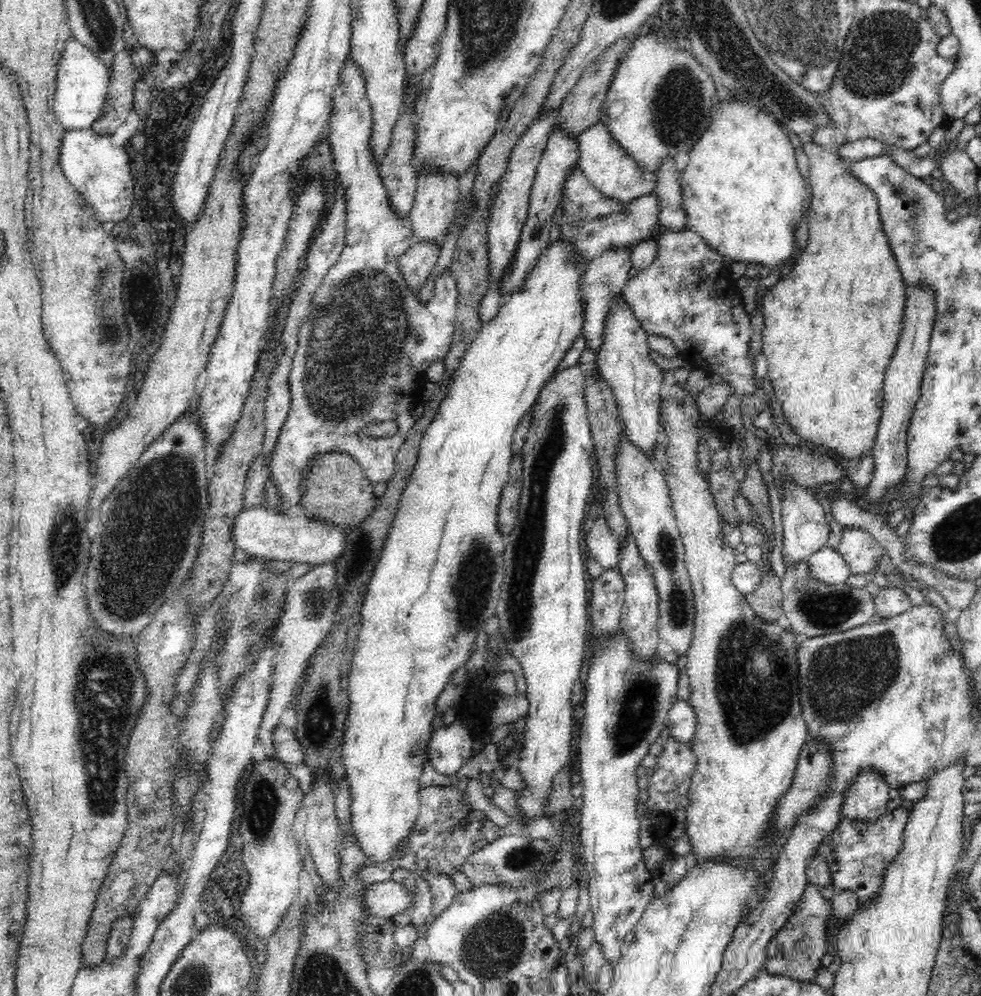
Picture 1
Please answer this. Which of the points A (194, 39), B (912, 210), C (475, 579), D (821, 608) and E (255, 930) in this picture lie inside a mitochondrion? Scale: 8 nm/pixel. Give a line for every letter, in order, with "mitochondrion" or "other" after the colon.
A: other
B: mitochondrion
C: mitochondrion
D: mitochondrion
E: other

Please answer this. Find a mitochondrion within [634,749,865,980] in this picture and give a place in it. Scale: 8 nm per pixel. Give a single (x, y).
(799, 943)

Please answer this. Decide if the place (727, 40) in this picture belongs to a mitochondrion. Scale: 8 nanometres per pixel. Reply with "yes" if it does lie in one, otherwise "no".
yes

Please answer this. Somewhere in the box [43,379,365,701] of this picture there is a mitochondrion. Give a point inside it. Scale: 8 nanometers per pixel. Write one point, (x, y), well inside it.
(170, 478)

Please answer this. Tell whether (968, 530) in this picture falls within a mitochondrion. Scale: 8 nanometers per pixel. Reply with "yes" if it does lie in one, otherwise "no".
yes

